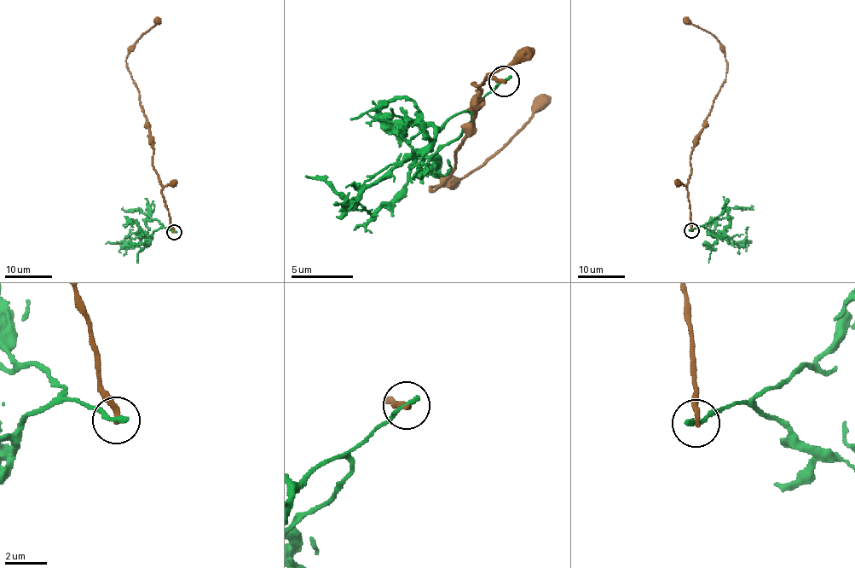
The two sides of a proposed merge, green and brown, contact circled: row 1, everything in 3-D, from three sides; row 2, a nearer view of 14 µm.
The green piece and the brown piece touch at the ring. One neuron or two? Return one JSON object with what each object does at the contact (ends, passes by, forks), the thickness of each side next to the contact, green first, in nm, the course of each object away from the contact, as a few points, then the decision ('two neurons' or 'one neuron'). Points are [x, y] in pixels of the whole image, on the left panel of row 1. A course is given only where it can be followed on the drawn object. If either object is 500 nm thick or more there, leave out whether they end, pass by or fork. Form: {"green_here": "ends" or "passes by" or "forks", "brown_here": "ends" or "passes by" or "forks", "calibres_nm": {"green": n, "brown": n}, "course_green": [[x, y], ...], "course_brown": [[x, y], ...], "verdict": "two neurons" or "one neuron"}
{"green_here": "ends", "brown_here": "ends", "calibres_nm": {"green": 260, "brown": 280}, "course_green": [[174, 232], [160, 227], [149, 239], [141, 238], [136, 244], [105, 243]], "course_brown": [[174, 232], [162, 194], [162, 184], [153, 165], [153, 136], [126, 57], [158, 18]], "verdict": "two neurons"}

